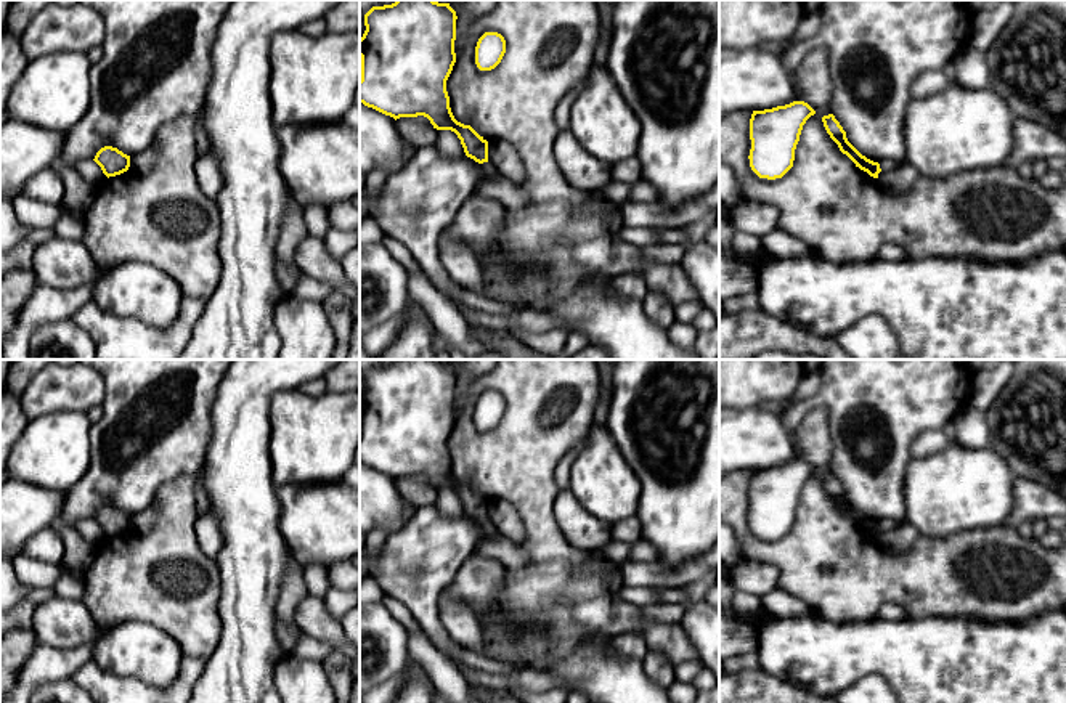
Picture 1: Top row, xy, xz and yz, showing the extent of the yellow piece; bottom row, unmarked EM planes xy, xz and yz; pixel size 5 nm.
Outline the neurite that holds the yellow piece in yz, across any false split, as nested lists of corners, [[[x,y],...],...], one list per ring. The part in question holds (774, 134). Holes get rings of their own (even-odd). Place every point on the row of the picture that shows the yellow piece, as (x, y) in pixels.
[[[804,101],[753,111],[748,159],[759,178],[782,178],[793,167],[803,125],[814,114],[816,111]]]

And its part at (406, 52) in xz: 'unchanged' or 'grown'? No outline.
unchanged

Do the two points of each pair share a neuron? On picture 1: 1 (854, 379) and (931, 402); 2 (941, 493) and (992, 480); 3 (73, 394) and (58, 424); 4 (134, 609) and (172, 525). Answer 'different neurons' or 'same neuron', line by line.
1: same neuron
2: same neuron
3: different neurons
4: same neuron

